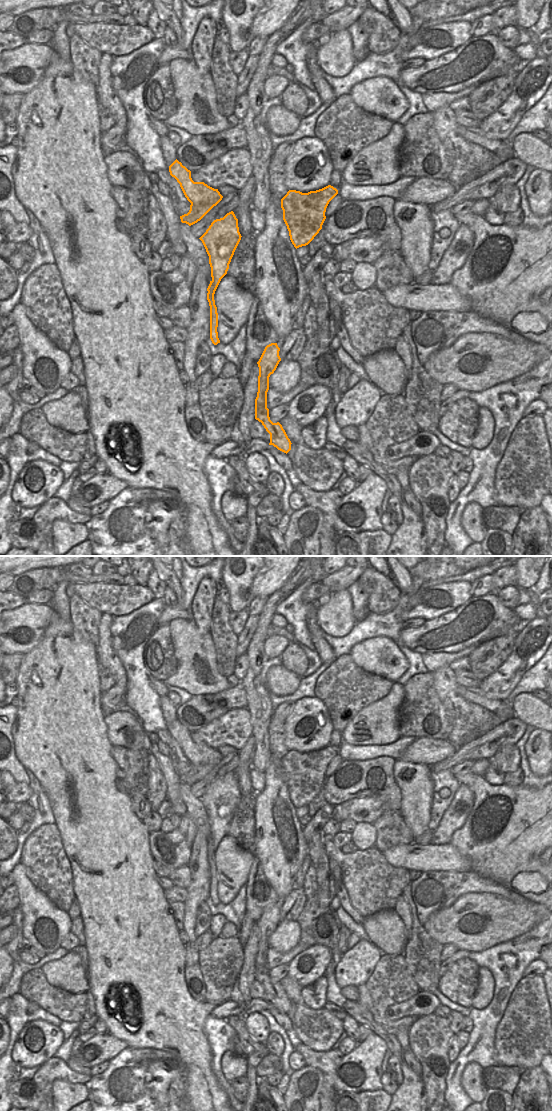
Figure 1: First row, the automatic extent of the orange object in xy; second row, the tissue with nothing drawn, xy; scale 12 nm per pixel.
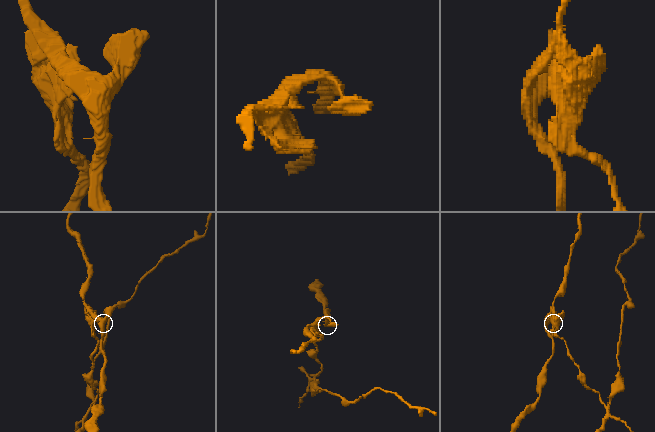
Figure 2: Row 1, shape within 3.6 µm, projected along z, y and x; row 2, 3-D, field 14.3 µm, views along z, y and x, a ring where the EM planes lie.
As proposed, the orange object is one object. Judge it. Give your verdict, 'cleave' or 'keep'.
cleave

